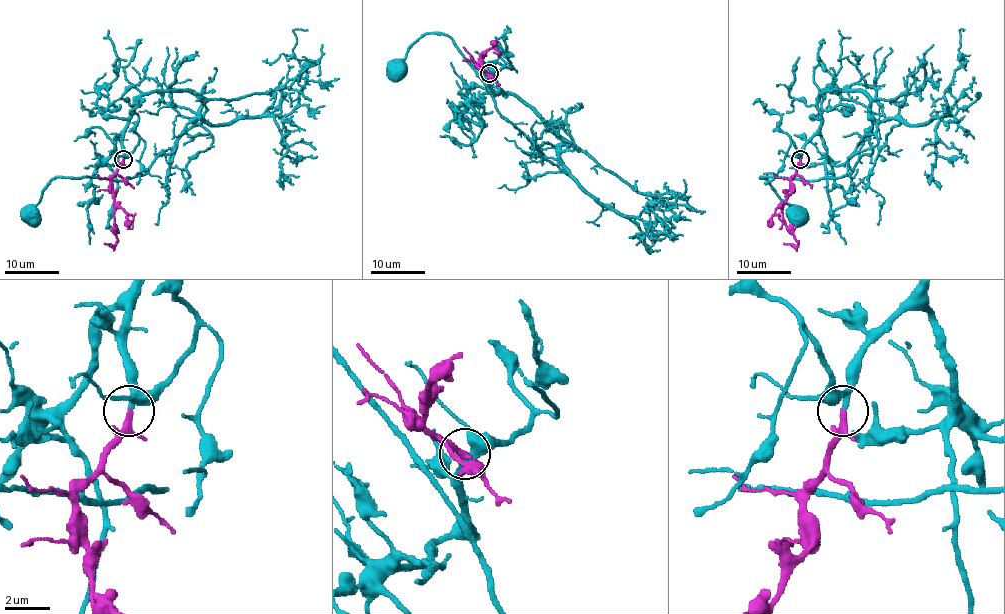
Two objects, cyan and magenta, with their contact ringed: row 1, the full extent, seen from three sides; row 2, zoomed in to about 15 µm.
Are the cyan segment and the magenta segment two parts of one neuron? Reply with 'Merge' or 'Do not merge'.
Merge

